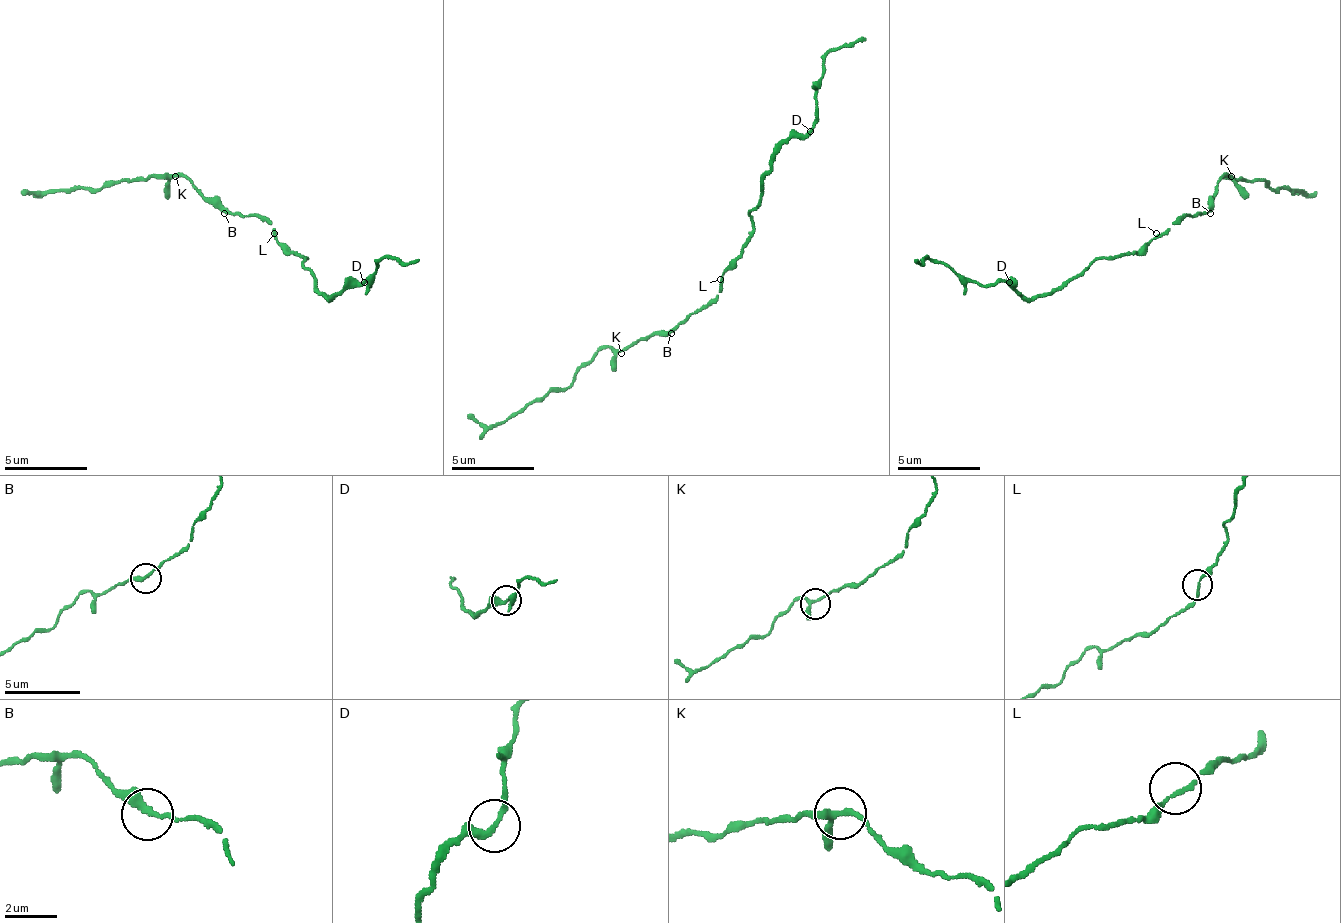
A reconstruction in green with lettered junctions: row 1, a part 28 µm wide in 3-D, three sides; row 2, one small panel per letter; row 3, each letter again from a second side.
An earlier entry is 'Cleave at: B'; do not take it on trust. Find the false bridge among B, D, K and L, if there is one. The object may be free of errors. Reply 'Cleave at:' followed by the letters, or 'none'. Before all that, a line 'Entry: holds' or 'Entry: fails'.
Entry: fails
Cleave at: none

